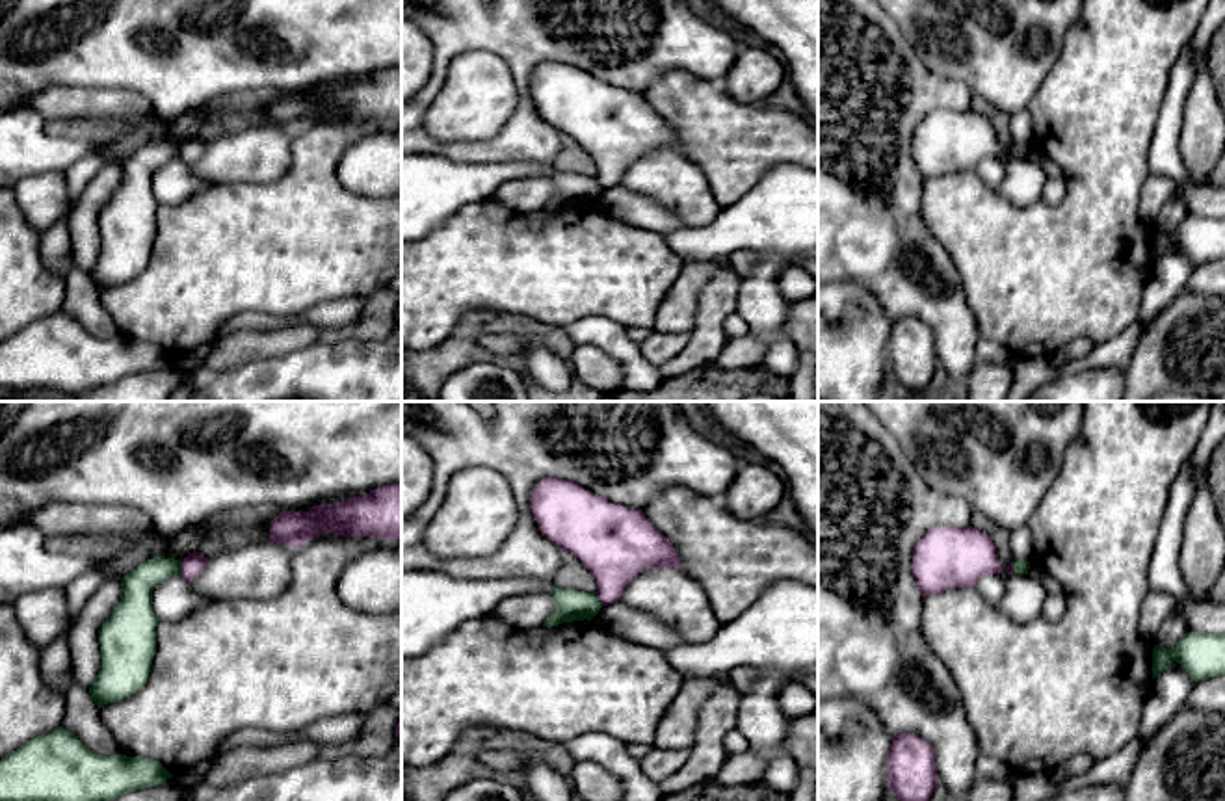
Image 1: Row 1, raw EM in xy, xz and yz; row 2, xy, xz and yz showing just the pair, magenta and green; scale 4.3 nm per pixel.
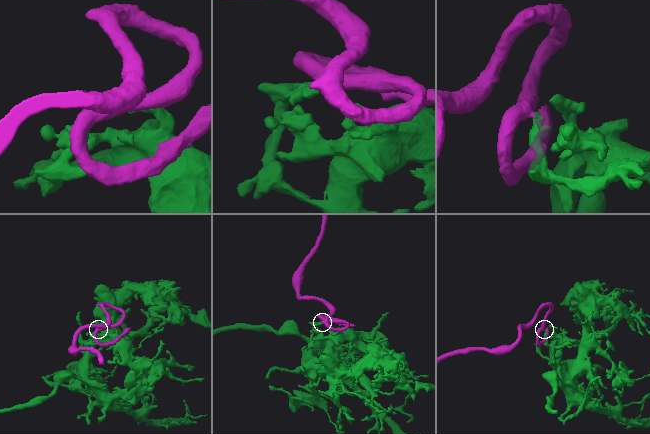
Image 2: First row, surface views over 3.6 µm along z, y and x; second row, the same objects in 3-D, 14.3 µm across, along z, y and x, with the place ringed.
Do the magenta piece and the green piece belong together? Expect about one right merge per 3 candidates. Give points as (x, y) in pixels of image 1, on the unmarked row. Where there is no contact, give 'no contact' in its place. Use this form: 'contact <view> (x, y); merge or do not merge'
contact xy (181, 151); do not merge

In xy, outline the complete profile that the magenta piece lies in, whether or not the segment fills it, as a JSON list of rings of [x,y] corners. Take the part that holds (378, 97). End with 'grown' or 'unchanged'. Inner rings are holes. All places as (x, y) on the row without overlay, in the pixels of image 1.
[[[402,67],[335,89],[312,89],[309,95],[283,93],[270,106],[270,123],[290,132],[329,115],[342,121],[402,123]]] | unchanged

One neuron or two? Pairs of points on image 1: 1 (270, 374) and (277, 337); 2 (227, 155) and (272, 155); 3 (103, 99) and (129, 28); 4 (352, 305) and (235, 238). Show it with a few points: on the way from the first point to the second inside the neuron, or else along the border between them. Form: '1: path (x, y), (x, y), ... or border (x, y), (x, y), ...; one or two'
1: border (315, 341), (281, 355), (250, 359), (231, 368); two
2: path (238, 155), (261, 155); one
3: border (64, 84), (129, 88), (147, 103); two
4: border (365, 298), (326, 300), (300, 315); two

